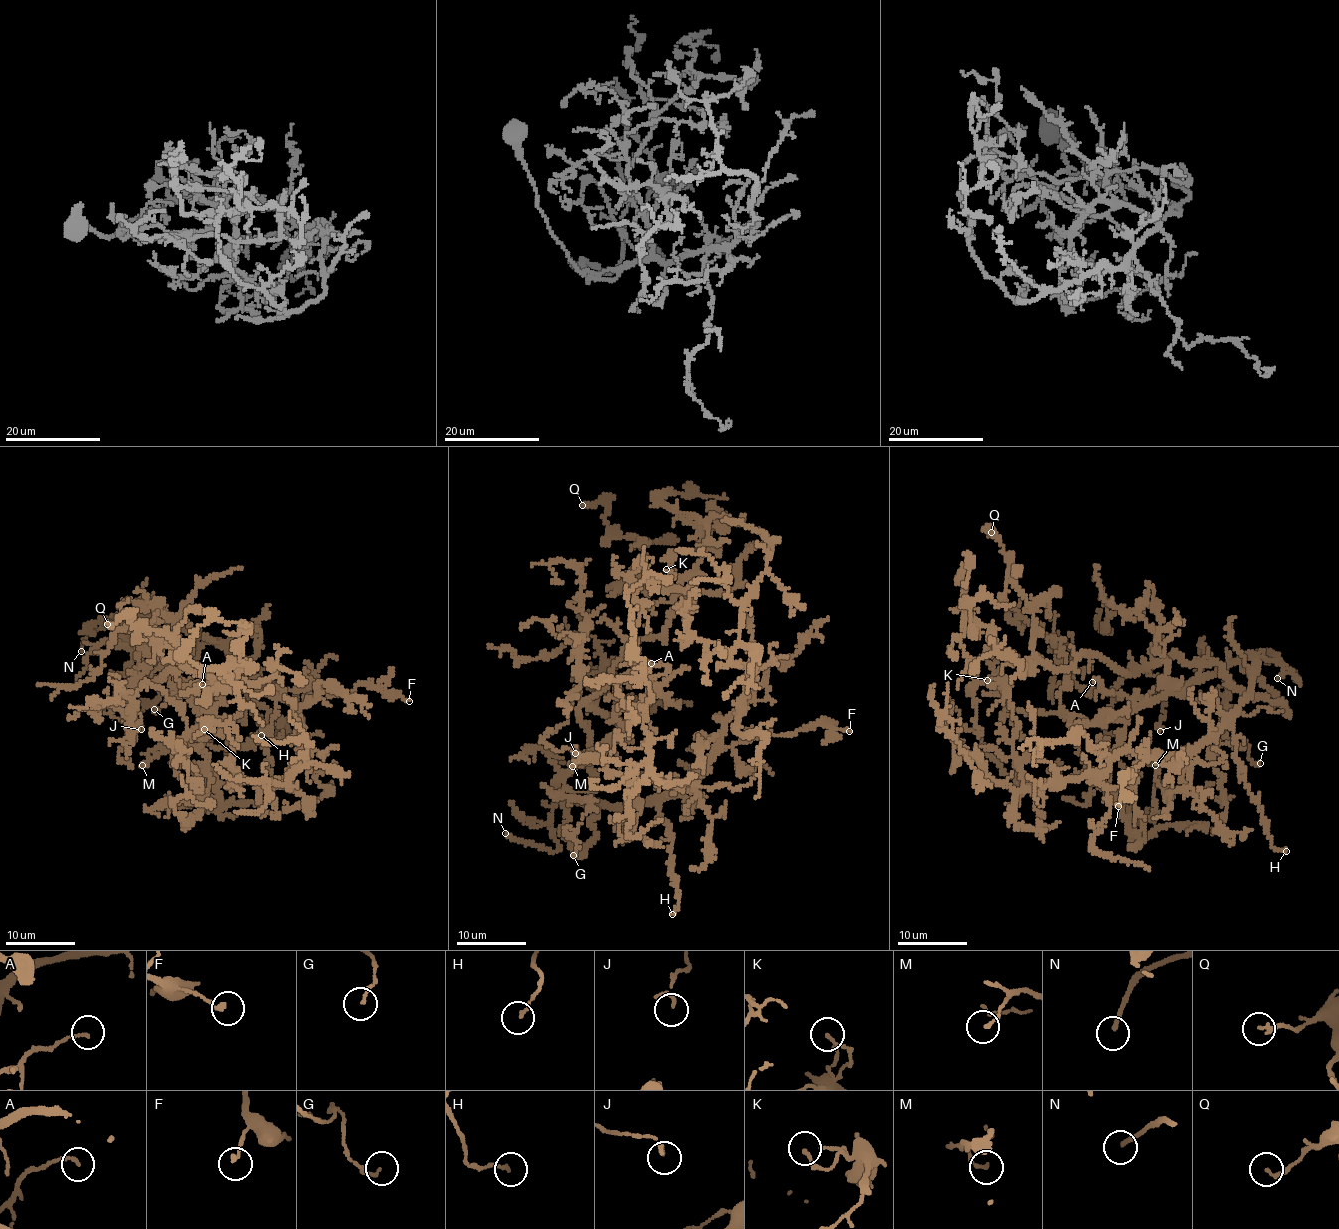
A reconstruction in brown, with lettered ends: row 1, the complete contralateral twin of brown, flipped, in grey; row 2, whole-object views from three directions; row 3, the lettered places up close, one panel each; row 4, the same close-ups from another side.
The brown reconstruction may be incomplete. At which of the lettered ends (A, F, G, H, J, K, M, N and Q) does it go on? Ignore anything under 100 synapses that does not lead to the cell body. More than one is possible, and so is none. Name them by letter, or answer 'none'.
N

